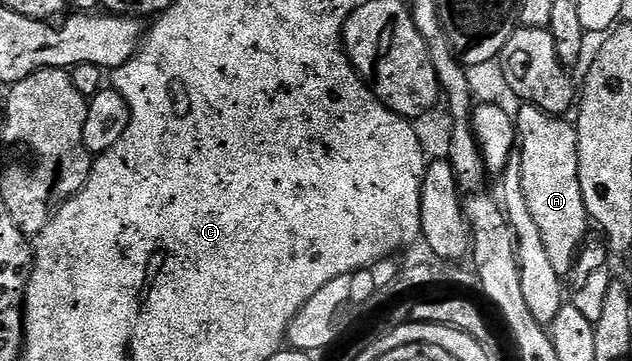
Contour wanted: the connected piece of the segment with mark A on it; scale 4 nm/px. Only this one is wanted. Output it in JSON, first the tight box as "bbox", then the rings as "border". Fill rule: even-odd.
{"bbox":[516,103,592,277],"border":[[[523,103],[522,109],[516,112],[517,125],[517,151],[520,152],[522,163],[522,185],[524,186],[524,199],[528,201],[528,210],[540,229],[540,238],[544,242],[544,251],[552,261],[556,274],[569,277],[574,271],[574,262],[582,250],[583,243],[588,235],[592,221],[586,213],[584,194],[580,194],[580,170],[578,169],[578,129],[562,116],[552,116],[543,108],[535,104]]]}

